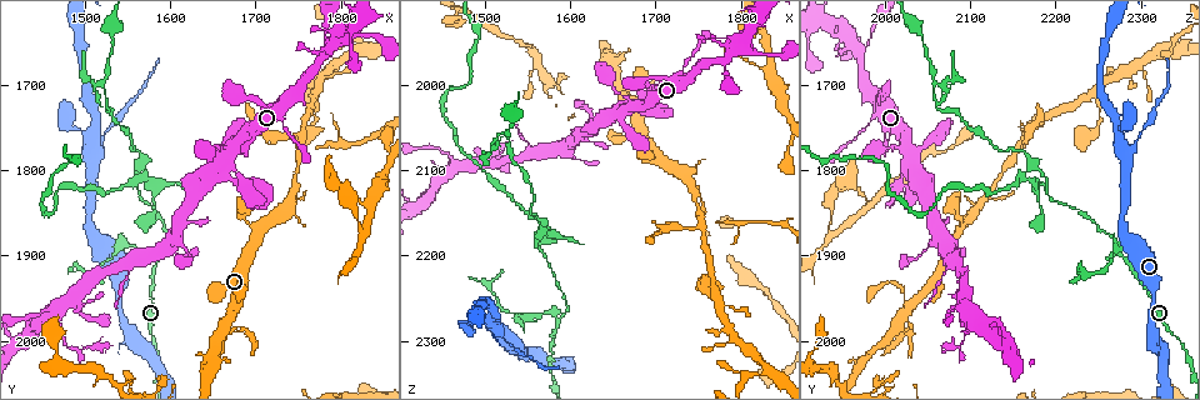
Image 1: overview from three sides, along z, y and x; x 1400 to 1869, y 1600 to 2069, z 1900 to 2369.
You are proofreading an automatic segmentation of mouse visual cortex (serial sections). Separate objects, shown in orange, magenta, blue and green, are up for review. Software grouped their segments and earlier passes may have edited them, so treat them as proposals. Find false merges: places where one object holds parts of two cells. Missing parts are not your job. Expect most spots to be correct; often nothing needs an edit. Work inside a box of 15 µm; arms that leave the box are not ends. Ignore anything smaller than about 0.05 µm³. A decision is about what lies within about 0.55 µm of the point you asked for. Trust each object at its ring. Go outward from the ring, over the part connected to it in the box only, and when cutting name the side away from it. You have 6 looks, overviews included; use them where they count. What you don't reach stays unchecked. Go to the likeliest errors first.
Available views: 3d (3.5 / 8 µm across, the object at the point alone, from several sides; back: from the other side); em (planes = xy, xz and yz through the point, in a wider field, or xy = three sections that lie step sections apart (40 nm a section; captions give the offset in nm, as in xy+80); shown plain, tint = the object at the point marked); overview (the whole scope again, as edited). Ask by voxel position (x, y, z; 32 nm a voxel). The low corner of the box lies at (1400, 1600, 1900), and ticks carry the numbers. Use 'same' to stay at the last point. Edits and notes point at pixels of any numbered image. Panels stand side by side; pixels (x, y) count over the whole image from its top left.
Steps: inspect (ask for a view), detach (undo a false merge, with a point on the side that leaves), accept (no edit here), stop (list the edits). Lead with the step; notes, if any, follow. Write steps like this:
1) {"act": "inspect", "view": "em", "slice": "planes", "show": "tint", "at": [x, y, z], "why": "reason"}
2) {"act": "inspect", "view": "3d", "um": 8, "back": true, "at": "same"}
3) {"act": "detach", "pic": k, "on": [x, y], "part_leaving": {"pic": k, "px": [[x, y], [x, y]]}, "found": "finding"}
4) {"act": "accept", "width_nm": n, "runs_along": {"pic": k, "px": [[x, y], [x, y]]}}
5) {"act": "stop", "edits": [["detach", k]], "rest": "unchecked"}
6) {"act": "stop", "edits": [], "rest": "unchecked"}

{"act": "inspect", "view": "em", "slice": "planes", "show": "tint", "at": [1585, 1900, 2275], "why": "two arms in line, one across"}

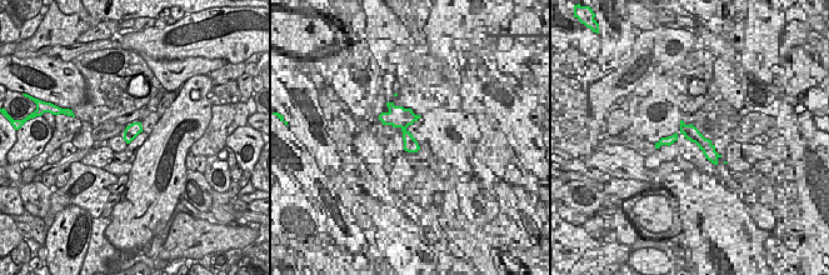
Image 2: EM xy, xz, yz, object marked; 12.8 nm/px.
{"act": "inspect", "view": "3d", "um": 3.5, "at": "same", "why": "see where the arms go"}

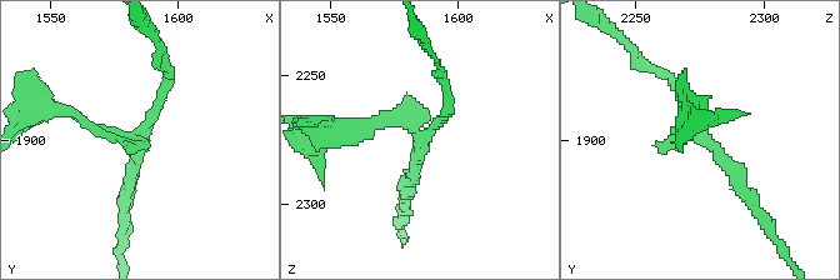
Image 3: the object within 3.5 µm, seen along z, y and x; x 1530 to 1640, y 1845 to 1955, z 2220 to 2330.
{"act": "detach", "pic": 3, "on": [89, 125], "found": "a second cell is stuck on"}

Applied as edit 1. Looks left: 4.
{"act": "inspect", "view": "3d", "um": 3.5, "at": [1565, 1795, 2170], "why": "four arms meet"}

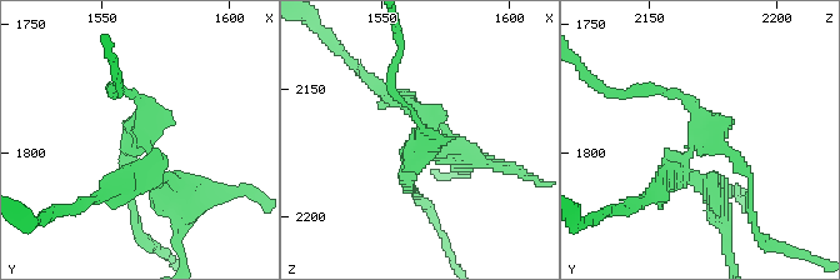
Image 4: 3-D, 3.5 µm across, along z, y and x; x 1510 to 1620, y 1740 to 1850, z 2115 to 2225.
{"act": "inspect", "view": "em", "slice": "xy", "step": 2, "show": "tint", "at": [1565, 1794, 2174], "why": "shape alone is not enough"}

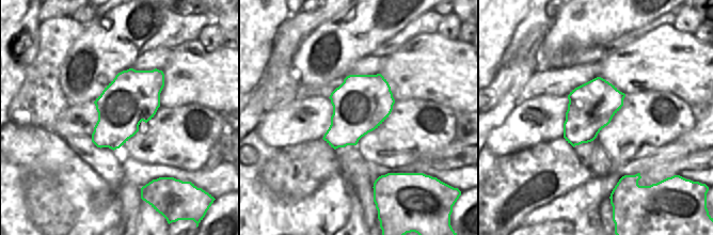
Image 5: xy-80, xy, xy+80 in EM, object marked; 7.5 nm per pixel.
{"act": "detach", "pic": 4, "on": [153, 189], "arm_widths_nm": [100, 150, 200, 250], "part_leaving": {"pic": 4, "px": [[149, 153], [149, 169], [76, 210]]}, "found": "two cells meet here"}

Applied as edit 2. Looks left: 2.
{"act": "stop", "edits": [["detach", 3], ["detach", 4]], "rest": "unchecked"}

